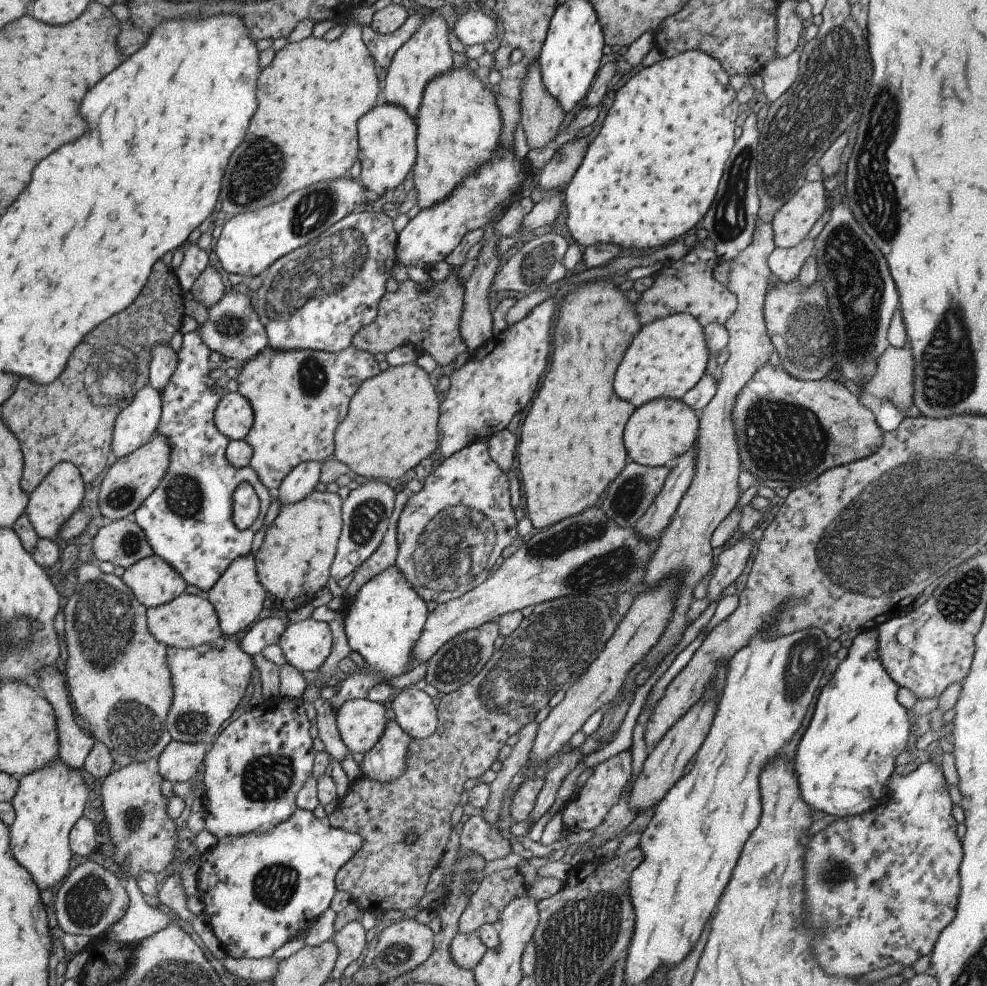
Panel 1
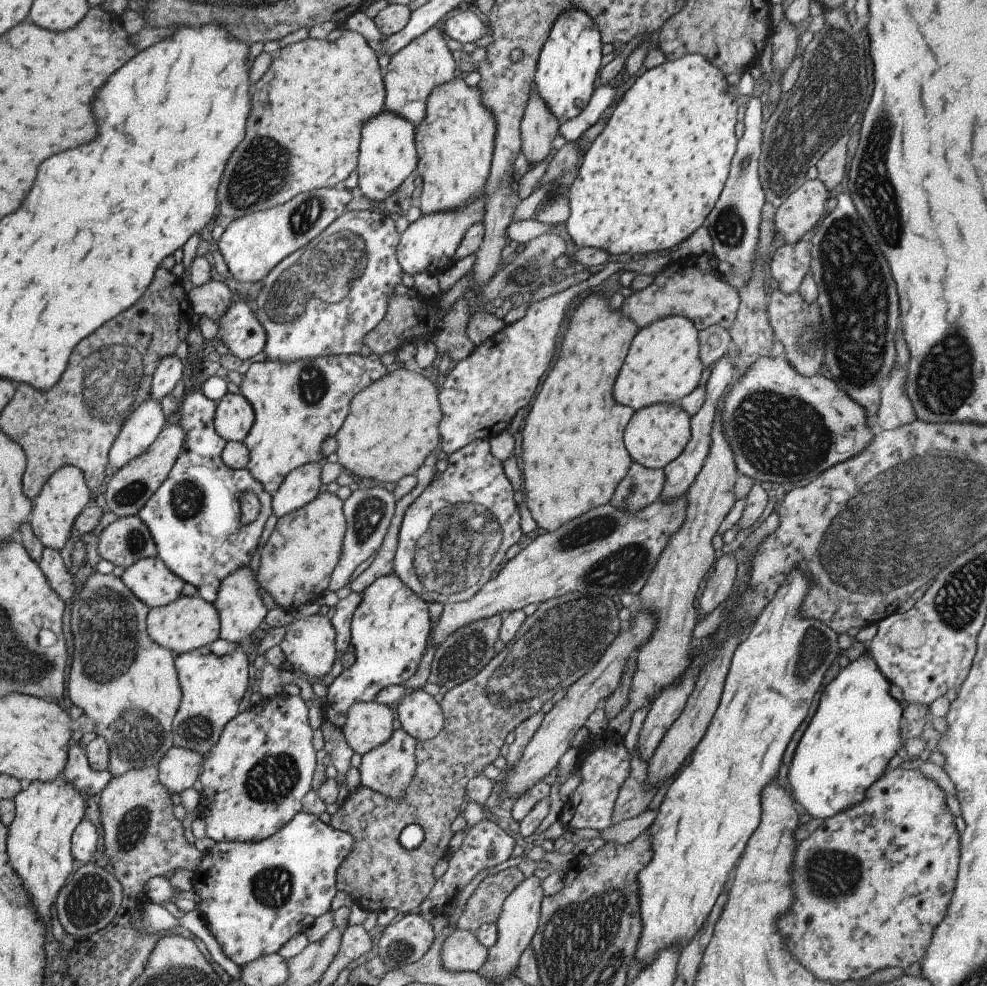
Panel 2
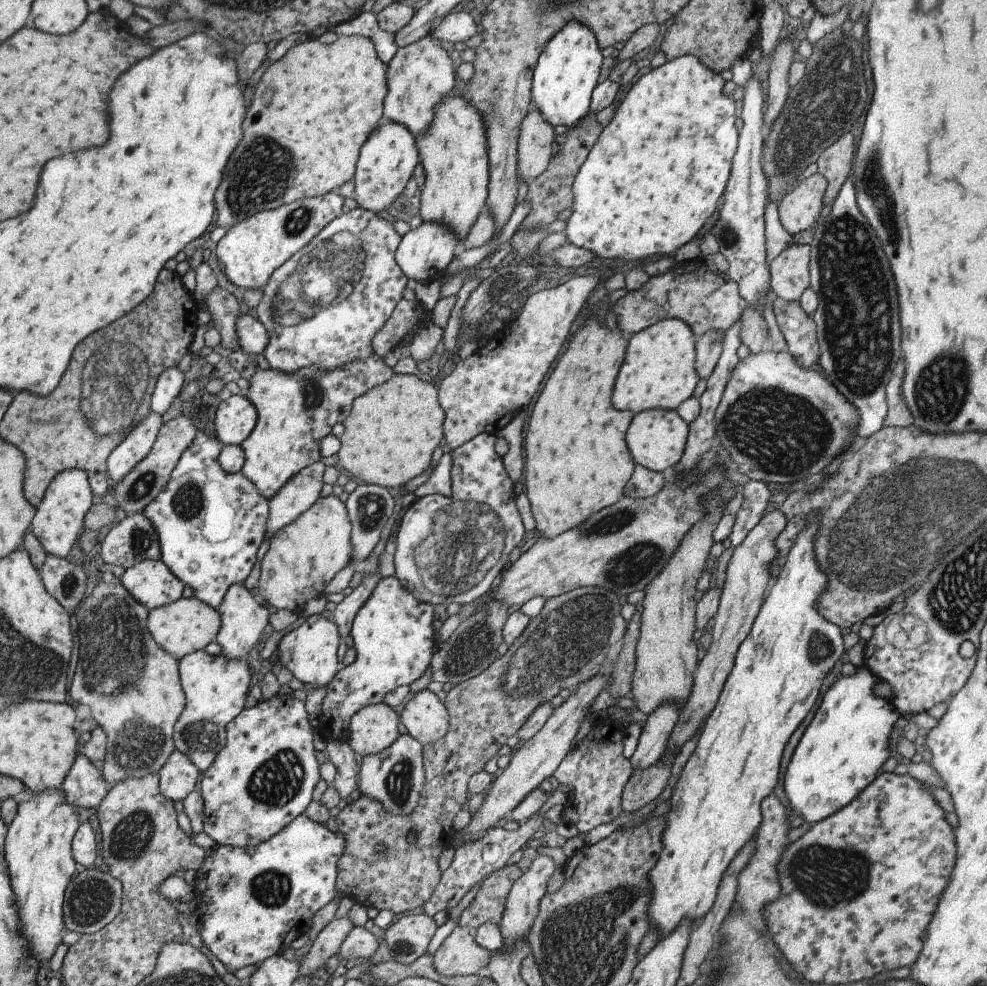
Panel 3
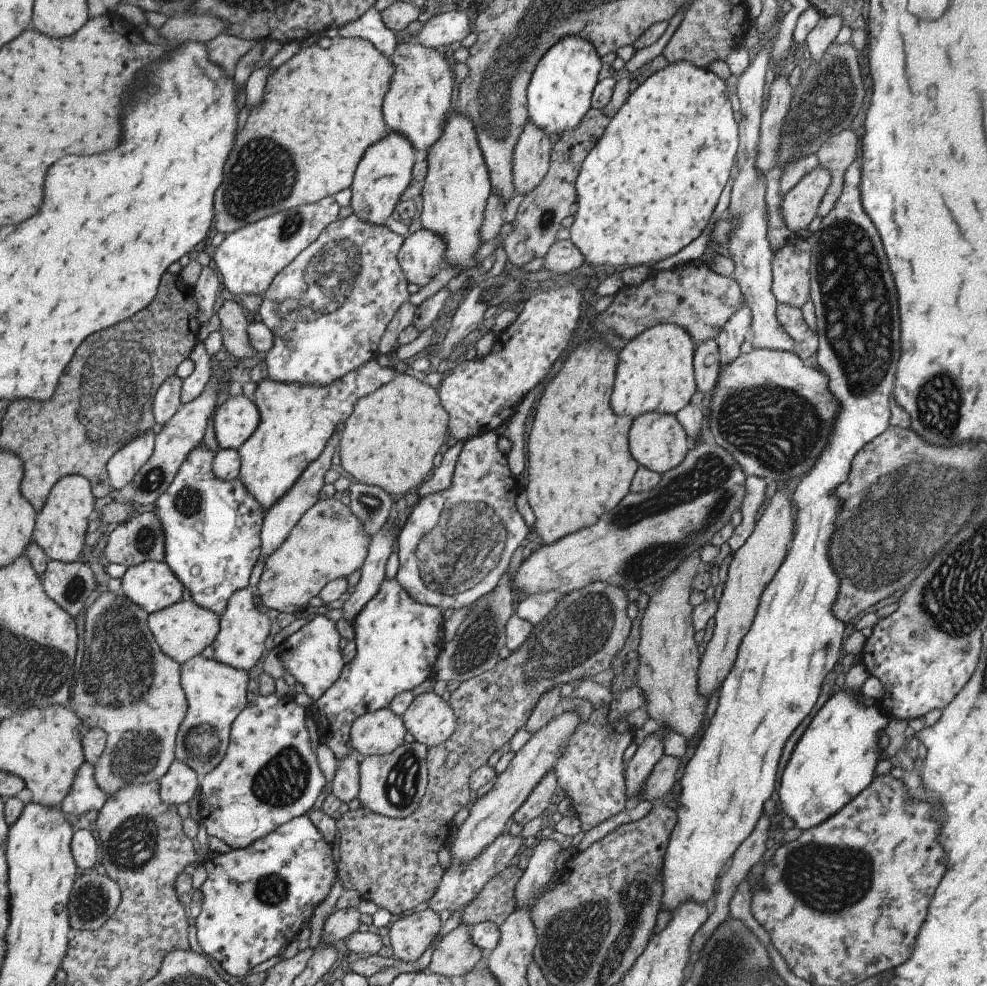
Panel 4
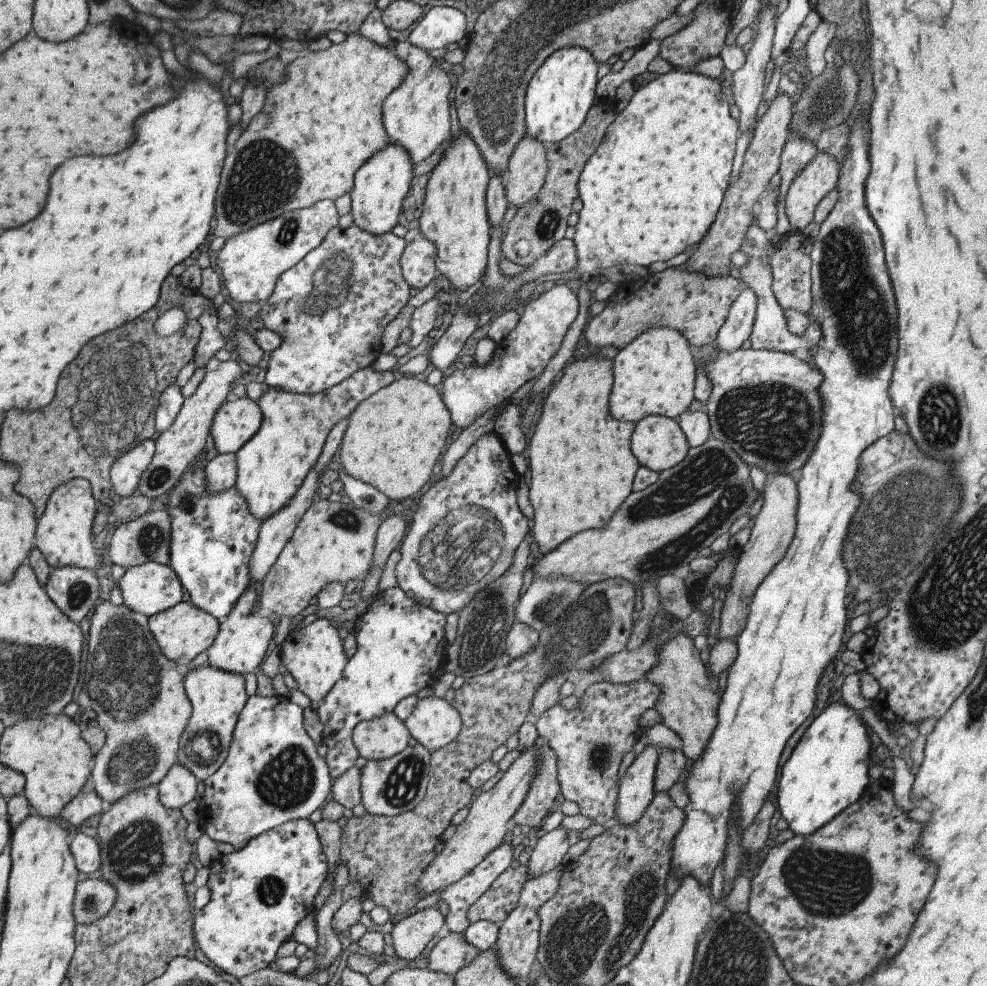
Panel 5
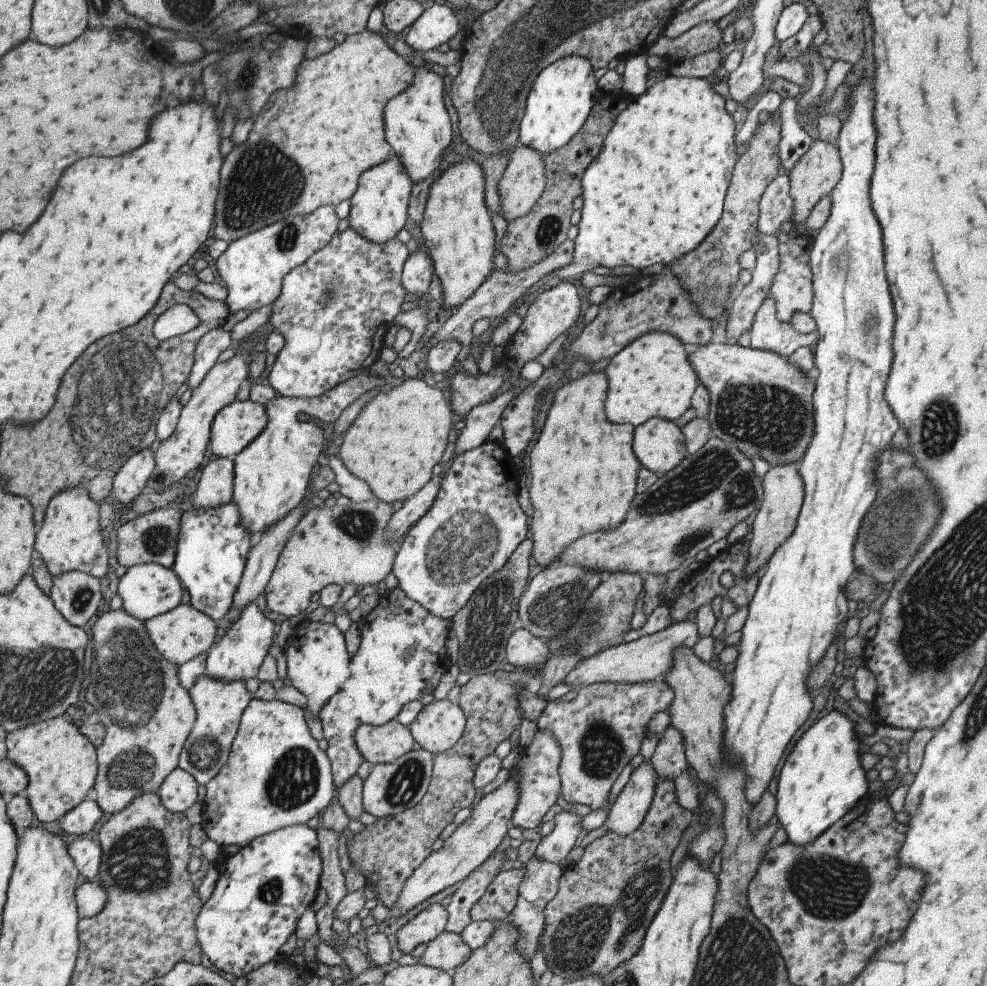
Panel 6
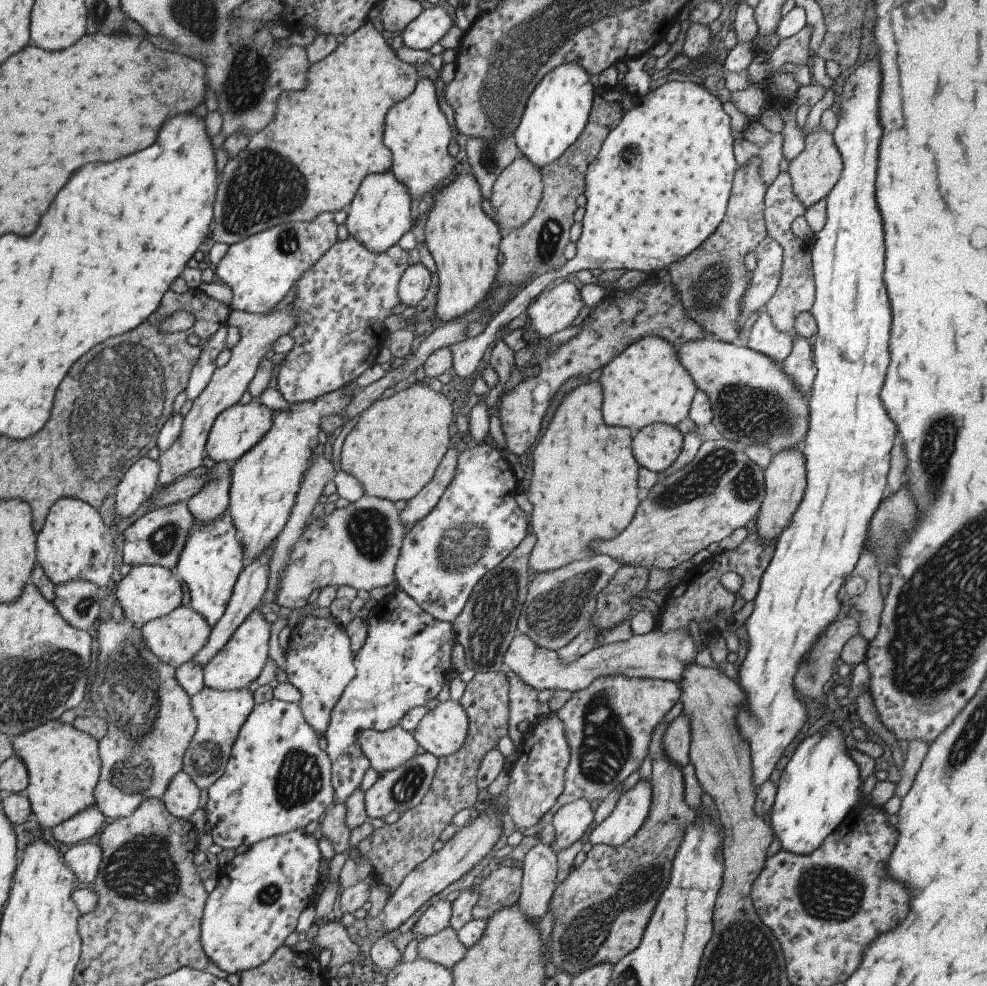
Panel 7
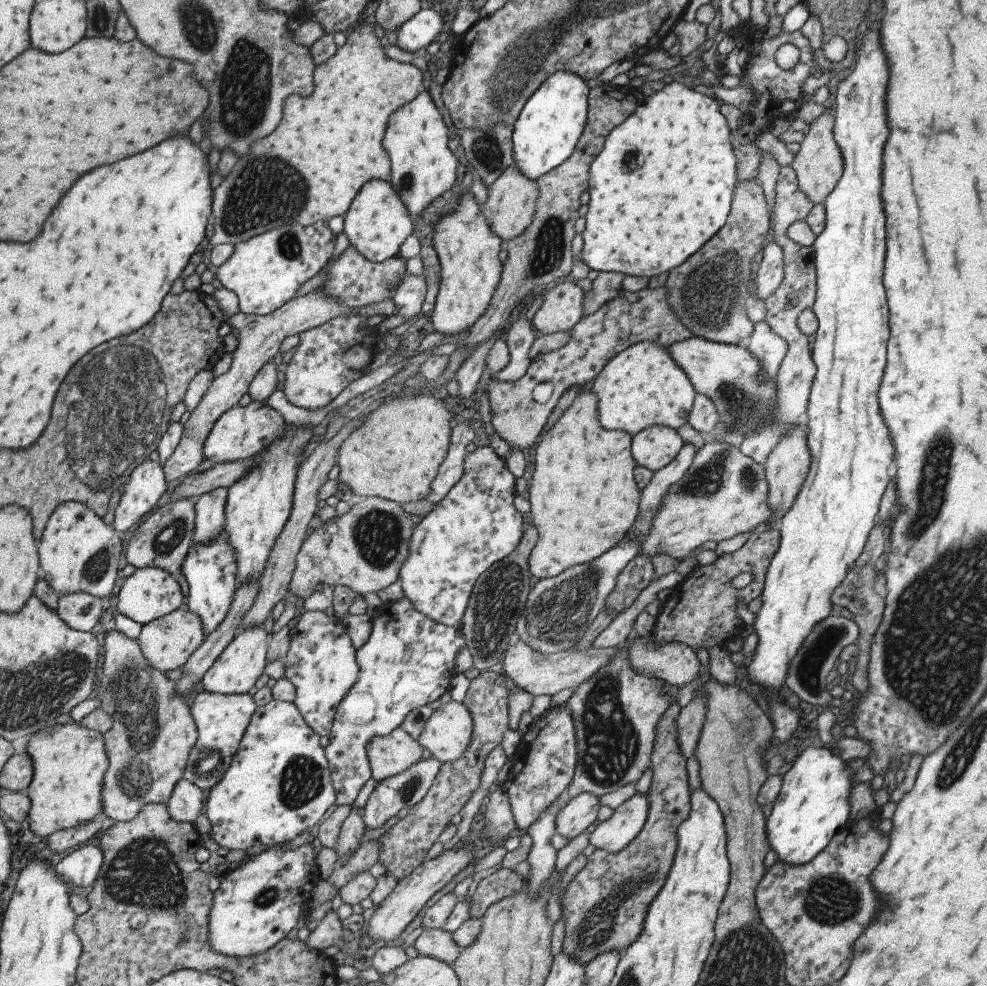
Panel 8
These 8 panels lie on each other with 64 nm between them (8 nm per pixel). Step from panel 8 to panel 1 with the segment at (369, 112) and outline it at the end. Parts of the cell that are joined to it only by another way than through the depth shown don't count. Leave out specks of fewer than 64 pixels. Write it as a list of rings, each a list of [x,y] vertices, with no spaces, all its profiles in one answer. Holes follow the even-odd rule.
[[[360,6],[353,10],[353,13],[346,19],[340,20],[341,24],[346,26],[346,29],[342,34],[333,41],[325,40],[322,38],[316,38],[313,35],[302,39],[287,43],[283,48],[276,52],[270,65],[262,70],[260,74],[260,80],[258,80],[258,112],[254,114],[250,126],[248,126],[248,132],[246,132],[246,138],[244,142],[234,150],[232,158],[230,158],[230,164],[228,164],[228,170],[222,178],[222,192],[220,192],[219,201],[222,213],[225,214],[240,214],[251,210],[263,209],[264,206],[268,206],[270,203],[281,201],[284,197],[287,197],[292,190],[298,190],[298,188],[306,189],[307,186],[314,185],[320,181],[335,181],[337,178],[343,177],[346,173],[350,172],[351,166],[359,153],[359,136],[357,133],[357,122],[359,118],[367,113],[368,110],[373,109],[373,106],[378,105],[381,102],[380,82],[376,76],[376,65],[372,58],[371,52],[363,41],[363,28],[368,27],[371,24],[375,9],[372,6]]]

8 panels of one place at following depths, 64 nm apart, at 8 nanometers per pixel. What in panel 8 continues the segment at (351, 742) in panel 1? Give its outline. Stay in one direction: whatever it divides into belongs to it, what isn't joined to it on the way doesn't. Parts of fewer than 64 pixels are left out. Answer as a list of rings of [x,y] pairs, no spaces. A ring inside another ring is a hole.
[[[401,727],[384,738],[372,738],[366,746],[371,777],[380,783],[398,776],[422,760],[424,748]]]

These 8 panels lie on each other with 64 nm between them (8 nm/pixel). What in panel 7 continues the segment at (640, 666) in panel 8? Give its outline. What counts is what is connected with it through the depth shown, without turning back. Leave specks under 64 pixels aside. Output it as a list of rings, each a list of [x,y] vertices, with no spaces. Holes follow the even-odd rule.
[[[656,629],[643,635],[634,635],[626,642],[596,646],[588,654],[567,664],[563,663],[556,651],[544,650],[528,635],[518,632],[506,652],[504,663],[520,678],[520,682],[528,684],[532,690],[542,692],[553,689],[556,692],[580,691],[600,676],[618,676],[618,674],[626,678],[663,679],[679,683],[686,666],[696,664],[696,657],[694,640],[686,629],[674,629],[665,633]]]

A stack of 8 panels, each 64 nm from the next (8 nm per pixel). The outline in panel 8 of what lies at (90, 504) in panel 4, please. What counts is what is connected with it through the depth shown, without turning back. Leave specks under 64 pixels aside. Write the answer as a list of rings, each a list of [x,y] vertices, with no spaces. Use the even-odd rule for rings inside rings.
[[[74,501],[58,506],[48,520],[37,550],[40,573],[59,596],[84,592],[94,598],[106,599],[112,593],[120,570],[122,540],[118,532],[107,526],[88,506]]]

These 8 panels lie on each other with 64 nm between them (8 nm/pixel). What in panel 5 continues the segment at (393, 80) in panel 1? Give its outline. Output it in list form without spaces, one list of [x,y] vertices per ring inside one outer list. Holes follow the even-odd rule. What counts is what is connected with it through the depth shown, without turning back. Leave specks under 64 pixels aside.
[[[409,40],[395,43],[391,49],[400,60],[406,63],[407,73],[401,83],[384,99],[383,123],[390,142],[403,146],[409,152],[413,166],[415,166],[418,162],[428,158],[434,150],[438,150],[444,142],[452,140],[450,134],[452,132],[450,127],[452,126],[450,123],[450,90],[452,90],[452,84],[446,71],[438,67],[439,63],[430,56],[426,49],[414,46]]]

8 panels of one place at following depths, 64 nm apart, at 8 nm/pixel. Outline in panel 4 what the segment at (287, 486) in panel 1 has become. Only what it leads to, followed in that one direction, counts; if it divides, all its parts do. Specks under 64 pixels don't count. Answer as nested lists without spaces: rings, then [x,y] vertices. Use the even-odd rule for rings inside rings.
[[[332,435],[326,443],[324,452],[310,466],[302,472],[298,480],[288,489],[288,492],[281,496],[270,509],[267,510],[263,518],[261,528],[261,554],[266,561],[269,560],[270,554],[278,548],[284,539],[289,535],[290,530],[295,527],[295,524],[303,517],[303,514],[316,504],[319,499],[320,490],[325,485],[326,471],[334,465],[331,463],[332,456],[336,448],[338,448],[339,435]]]

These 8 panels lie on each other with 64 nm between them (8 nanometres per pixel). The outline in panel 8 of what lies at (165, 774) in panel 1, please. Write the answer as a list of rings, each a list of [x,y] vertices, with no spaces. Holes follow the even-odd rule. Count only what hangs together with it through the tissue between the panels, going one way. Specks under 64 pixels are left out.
[[[182,778],[172,790],[172,796],[166,807],[174,822],[194,825],[198,816],[204,812],[205,800],[204,792],[198,786]]]

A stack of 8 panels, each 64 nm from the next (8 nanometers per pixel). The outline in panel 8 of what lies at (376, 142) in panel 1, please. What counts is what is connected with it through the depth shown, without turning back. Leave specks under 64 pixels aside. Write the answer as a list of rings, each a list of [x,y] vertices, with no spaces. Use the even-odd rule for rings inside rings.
[[[372,180],[362,186],[345,214],[343,233],[347,236],[350,246],[358,250],[358,254],[362,254],[364,259],[370,262],[380,264],[400,254],[401,246],[407,237],[413,234],[414,226],[412,217],[404,208],[404,202],[396,194],[396,190],[392,190],[392,184]]]

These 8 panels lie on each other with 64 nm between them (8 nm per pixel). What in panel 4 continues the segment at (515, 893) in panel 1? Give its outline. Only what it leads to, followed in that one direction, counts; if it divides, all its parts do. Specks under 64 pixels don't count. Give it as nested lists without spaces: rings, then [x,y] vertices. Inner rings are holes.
[[[508,865],[492,877],[465,907],[461,920],[473,927],[484,921],[500,926],[515,910],[514,887],[523,875],[517,866]]]

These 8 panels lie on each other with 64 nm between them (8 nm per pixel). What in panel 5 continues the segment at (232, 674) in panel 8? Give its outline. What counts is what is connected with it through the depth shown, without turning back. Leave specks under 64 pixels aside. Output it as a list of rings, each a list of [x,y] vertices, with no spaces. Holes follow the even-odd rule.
[[[254,588],[245,590],[229,613],[220,621],[219,633],[208,649],[208,664],[214,669],[241,675],[258,672],[260,662],[266,656],[268,645],[272,643],[276,631],[274,624],[261,610],[258,600],[259,596]]]

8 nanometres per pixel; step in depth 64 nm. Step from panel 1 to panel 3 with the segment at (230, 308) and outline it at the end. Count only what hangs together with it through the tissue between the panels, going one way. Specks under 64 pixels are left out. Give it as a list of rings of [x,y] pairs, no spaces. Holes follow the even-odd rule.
[[[241,314],[235,322],[235,333],[239,350],[245,355],[262,354],[269,341],[265,326],[250,314]]]

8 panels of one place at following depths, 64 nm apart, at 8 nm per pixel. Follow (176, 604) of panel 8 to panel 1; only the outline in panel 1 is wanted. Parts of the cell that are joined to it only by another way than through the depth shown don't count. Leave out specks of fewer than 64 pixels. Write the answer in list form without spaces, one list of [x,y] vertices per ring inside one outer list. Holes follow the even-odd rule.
[[[156,554],[133,563],[121,578],[148,609],[174,600],[187,586],[182,575]]]

